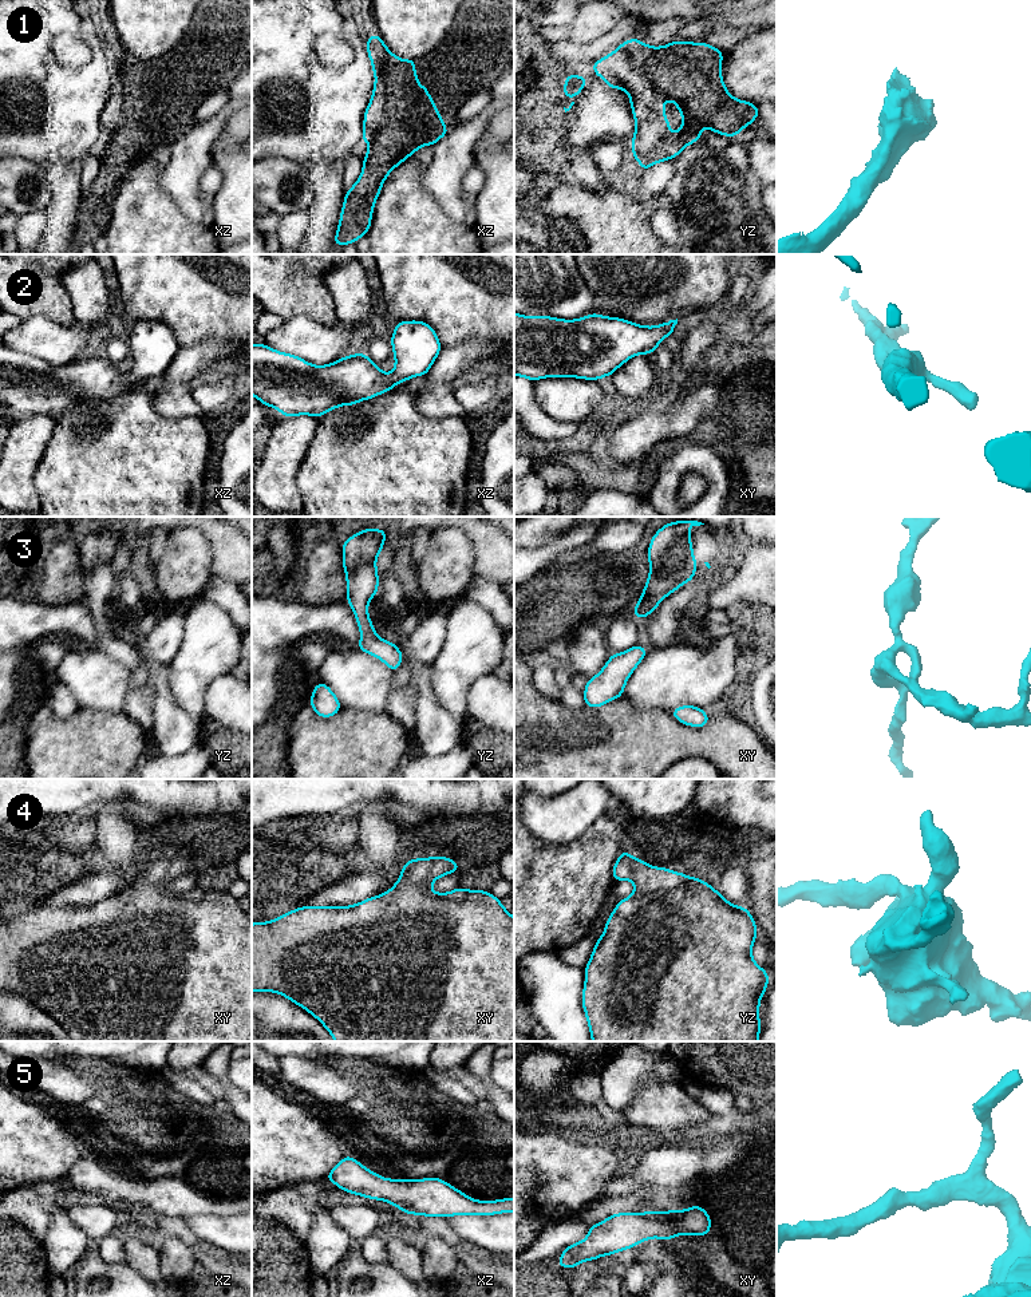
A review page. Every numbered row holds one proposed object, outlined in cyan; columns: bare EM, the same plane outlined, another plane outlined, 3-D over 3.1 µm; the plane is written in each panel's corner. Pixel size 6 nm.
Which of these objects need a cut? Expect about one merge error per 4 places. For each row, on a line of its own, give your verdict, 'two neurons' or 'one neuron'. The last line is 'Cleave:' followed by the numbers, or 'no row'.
1: one neuron
2: one neuron
3: one neuron
4: one neuron
5: one neuron
Cleave: no row

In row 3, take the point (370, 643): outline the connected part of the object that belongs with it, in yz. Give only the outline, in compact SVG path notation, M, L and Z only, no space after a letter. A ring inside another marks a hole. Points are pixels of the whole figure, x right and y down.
M384 529L362 530L341 543L343 569L347 580L347 602L352 608L360 629L359 651L378 657L392 672L398 671L402 651L391 641L380 638L368 617L368 601L378 594L379 577L376 558L384 546Z

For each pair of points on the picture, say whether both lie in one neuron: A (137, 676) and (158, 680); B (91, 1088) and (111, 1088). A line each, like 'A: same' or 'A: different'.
A: different
B: different

